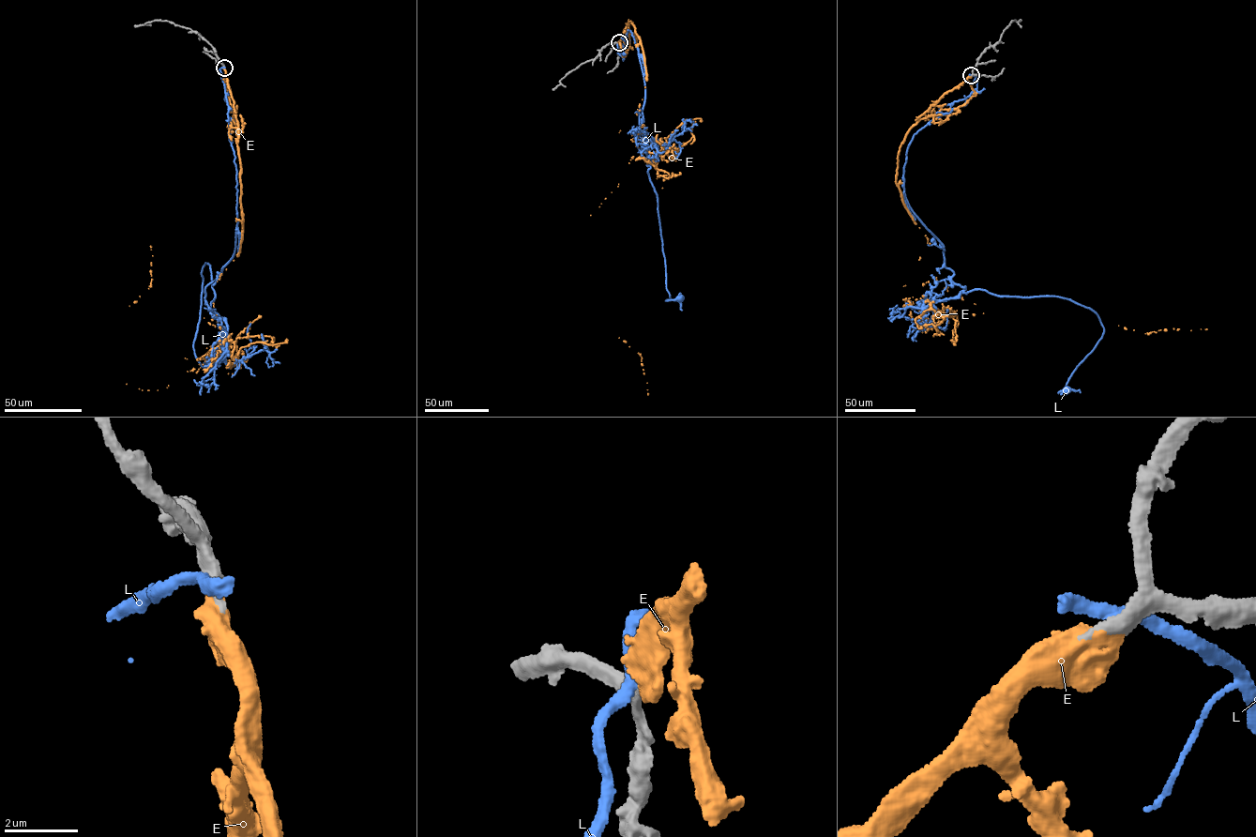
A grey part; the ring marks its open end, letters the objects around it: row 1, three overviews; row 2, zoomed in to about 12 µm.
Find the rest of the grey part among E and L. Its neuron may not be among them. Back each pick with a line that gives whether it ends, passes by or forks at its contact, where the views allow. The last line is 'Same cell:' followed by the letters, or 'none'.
E: it ends
Same cell: E

